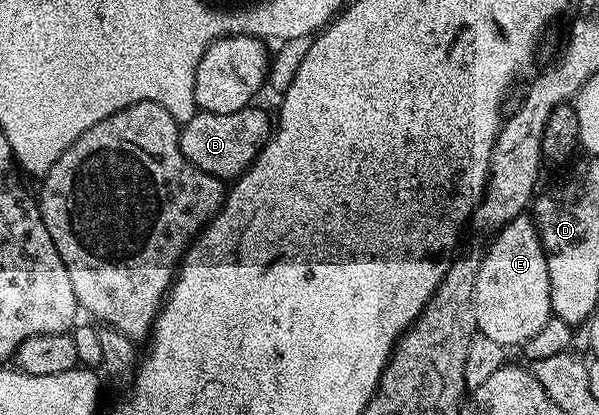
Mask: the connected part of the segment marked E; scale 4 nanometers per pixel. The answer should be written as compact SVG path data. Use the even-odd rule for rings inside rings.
M522 215L511 219L502 229L496 230L489 250L484 250L481 266L475 275L475 319L477 331L487 335L490 339L504 347L524 346L541 328L549 322L553 308L551 307L551 293L547 279L547 259L541 246L541 237L537 234L537 227L532 216Z

